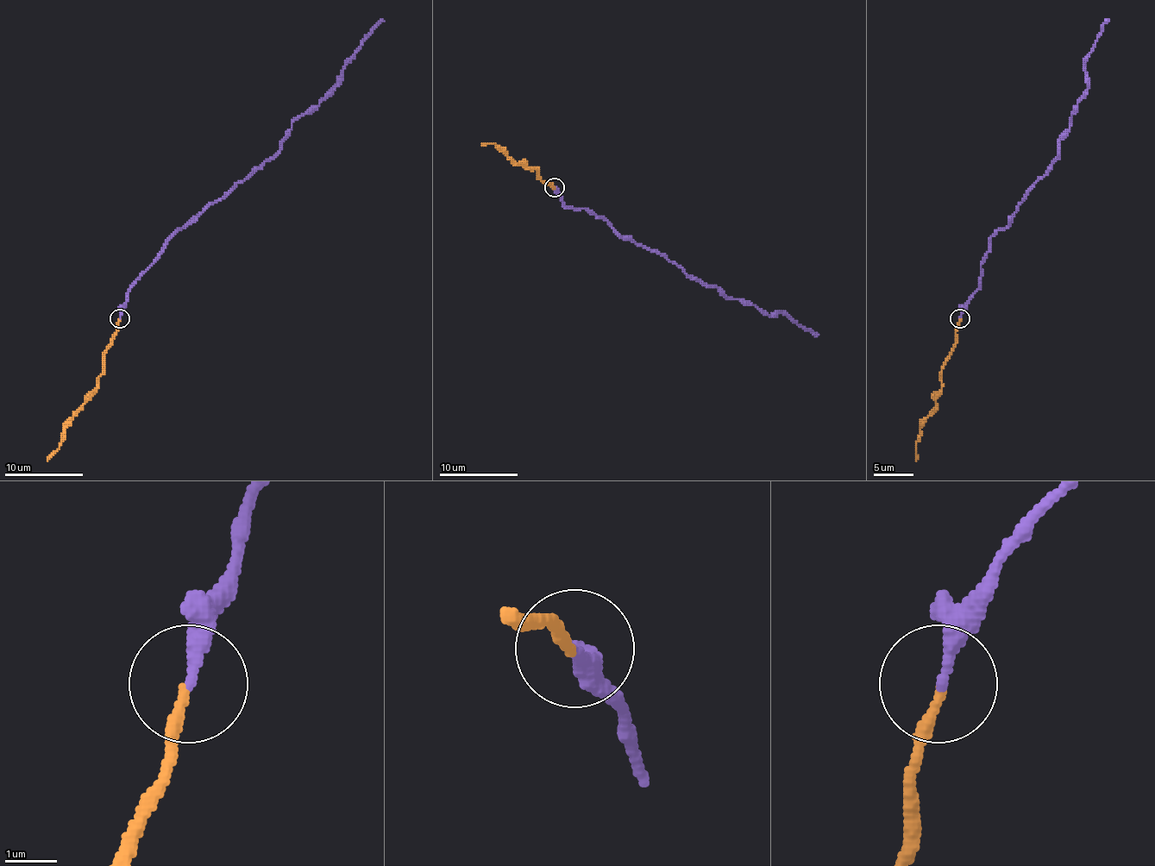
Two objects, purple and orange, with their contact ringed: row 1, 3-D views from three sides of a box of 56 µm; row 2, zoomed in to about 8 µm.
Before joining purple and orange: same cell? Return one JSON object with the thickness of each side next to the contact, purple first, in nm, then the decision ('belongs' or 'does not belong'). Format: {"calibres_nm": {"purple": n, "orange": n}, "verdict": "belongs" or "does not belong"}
{"calibres_nm": {"purple": 240, "orange": 190}, "verdict": "belongs"}

